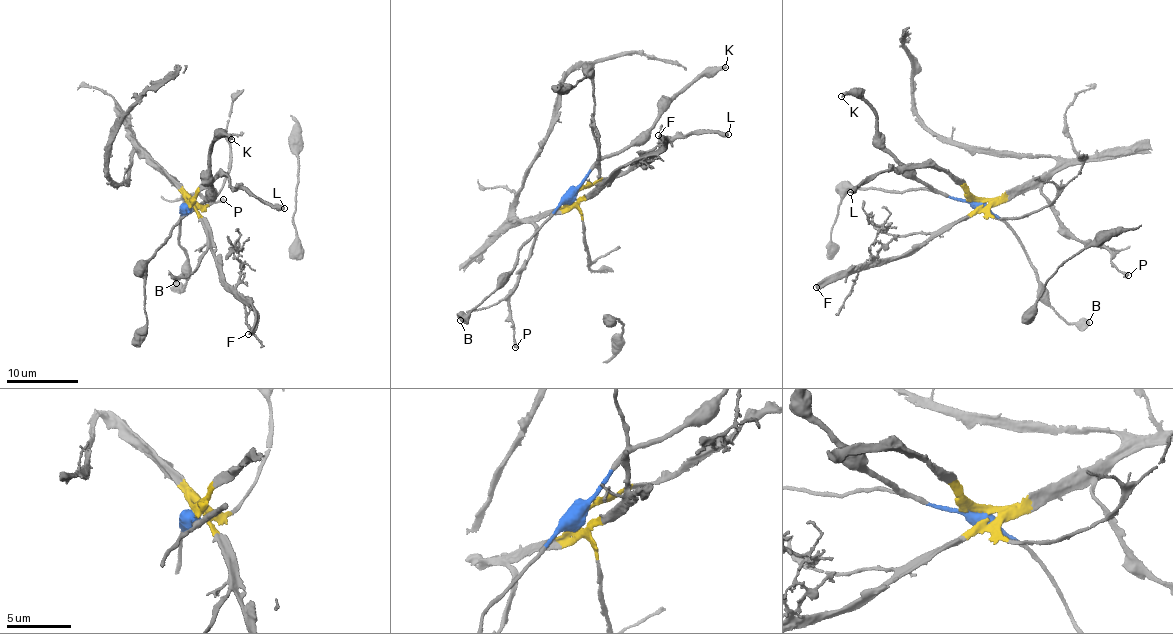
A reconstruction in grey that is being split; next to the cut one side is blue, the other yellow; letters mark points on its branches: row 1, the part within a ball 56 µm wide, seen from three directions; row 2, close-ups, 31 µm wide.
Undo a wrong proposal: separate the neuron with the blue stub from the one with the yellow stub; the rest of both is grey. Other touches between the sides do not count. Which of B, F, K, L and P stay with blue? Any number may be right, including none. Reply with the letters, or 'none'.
B, K

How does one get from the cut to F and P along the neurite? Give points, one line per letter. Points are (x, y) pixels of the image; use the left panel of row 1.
F: (188, 204), (194, 204), (222, 278), (251, 303), (255, 318), (248, 334)
P: (188, 204), (165, 174), (174, 181), (187, 199), (195, 192), (209, 200), (223, 200)

